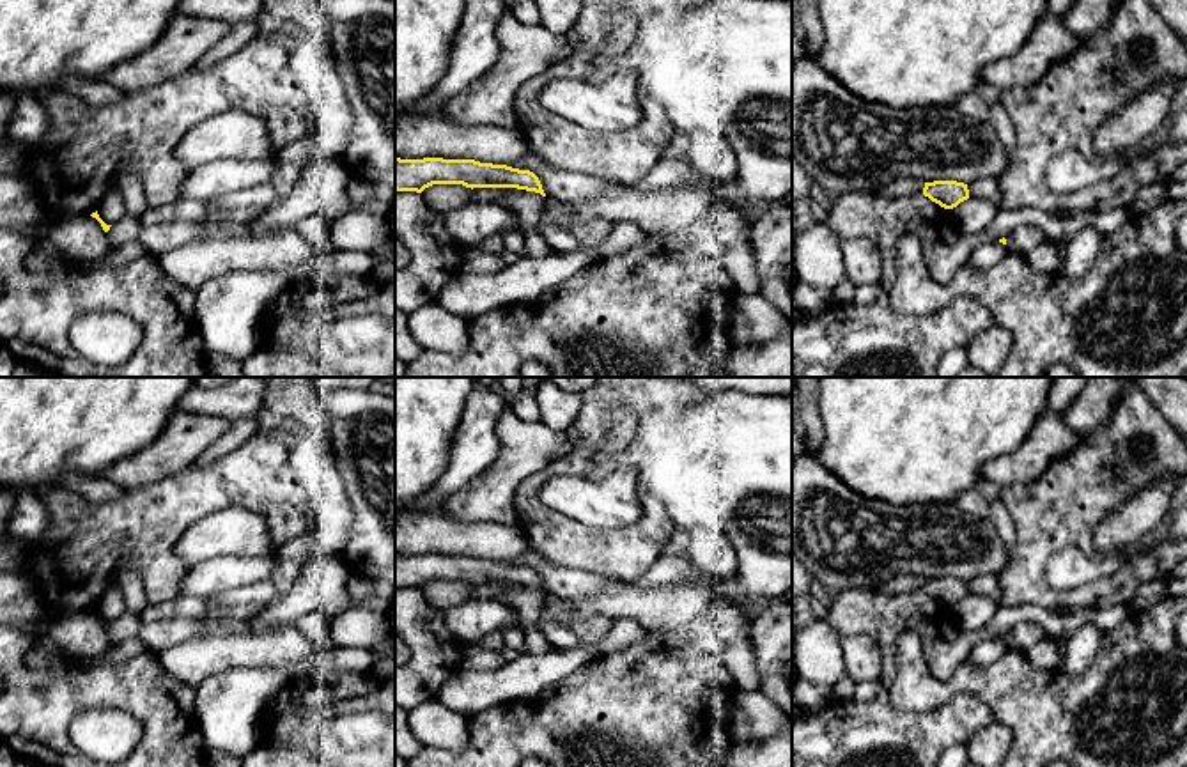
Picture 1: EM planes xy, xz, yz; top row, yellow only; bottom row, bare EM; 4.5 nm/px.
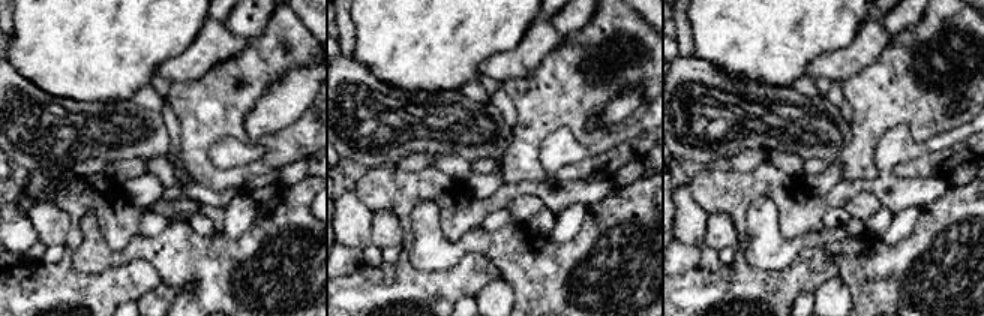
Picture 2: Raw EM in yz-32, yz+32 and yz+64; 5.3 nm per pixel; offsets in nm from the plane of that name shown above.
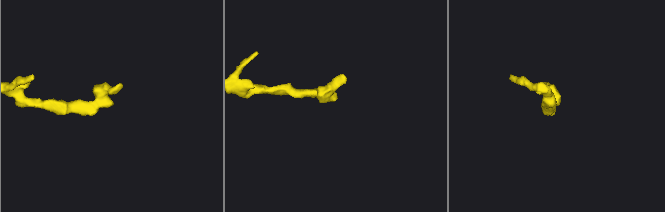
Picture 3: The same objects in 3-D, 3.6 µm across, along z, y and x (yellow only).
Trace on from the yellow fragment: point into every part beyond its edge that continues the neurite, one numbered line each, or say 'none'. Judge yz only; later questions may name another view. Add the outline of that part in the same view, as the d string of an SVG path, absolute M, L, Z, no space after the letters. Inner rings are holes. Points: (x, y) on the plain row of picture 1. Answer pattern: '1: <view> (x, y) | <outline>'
1: yz (1023, 636) | M1019 624L1010 629L1005 636L1008 648L1026 654L1035 643L1043 639L1047 634L1042 627L1035 624Z

